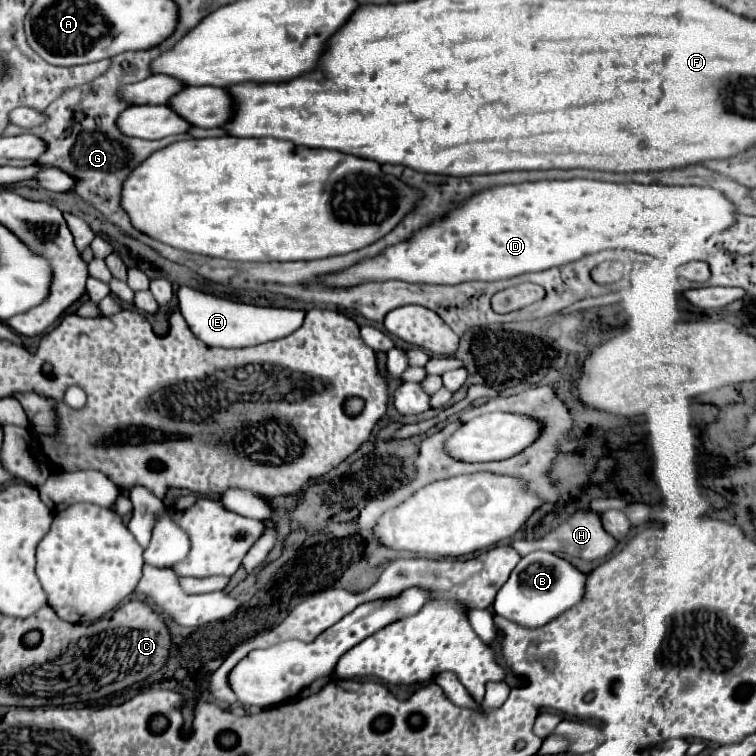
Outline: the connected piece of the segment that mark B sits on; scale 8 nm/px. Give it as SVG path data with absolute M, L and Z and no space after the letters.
M532 552L518 562L508 582L498 590L494 612L528 628L544 626L564 610L580 602L584 594L584 580L586 574L576 570L570 562L550 552Z

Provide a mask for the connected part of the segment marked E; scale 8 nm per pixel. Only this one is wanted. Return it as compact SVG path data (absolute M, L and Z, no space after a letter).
M182 286L178 290L178 306L192 334L196 334L196 338L200 338L204 344L220 346L220 348L248 348L270 340L278 340L298 330L304 320L302 310L260 308L250 304L238 304L238 302L230 302L224 298L198 292L188 286Z

